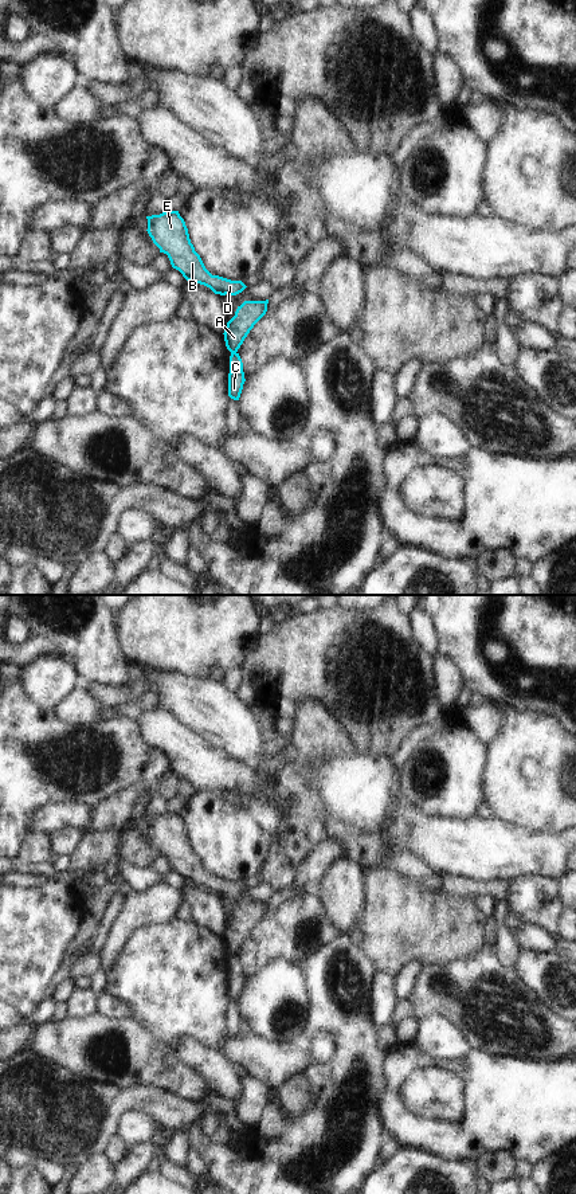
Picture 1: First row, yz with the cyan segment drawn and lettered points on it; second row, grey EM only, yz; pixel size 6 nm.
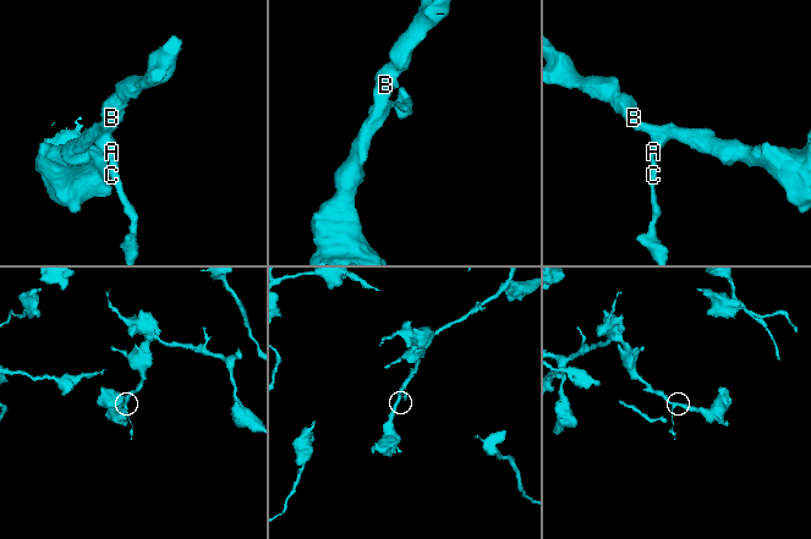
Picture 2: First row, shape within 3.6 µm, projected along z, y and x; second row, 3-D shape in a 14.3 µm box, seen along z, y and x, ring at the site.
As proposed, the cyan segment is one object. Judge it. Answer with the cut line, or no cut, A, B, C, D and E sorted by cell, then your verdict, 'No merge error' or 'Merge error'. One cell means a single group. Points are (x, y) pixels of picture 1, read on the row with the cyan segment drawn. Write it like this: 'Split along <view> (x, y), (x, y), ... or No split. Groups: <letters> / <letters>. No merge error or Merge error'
Split along yz (231, 352), (235, 353). Groups: A B D E / C. Merge error.

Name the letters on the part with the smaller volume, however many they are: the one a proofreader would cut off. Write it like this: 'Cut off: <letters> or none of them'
Cut off: C

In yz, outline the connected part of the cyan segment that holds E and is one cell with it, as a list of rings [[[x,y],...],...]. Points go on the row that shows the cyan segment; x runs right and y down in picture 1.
[[[179,211],[146,216],[148,234],[160,252],[168,255],[173,269],[179,270],[187,281],[204,285],[215,294],[236,295],[247,286],[242,281],[231,281],[212,275],[204,266],[200,255],[191,243],[188,228]]]

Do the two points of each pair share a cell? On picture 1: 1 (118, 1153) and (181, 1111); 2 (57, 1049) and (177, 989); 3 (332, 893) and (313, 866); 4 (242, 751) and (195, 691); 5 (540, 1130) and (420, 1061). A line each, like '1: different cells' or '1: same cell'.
1: different cells
2: different cells
3: different cells
4: same cell
5: same cell

